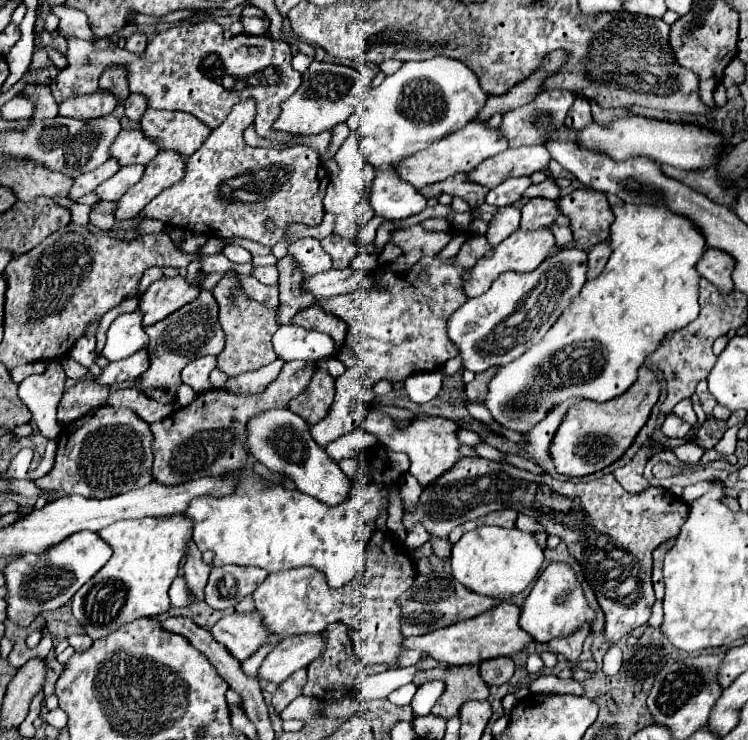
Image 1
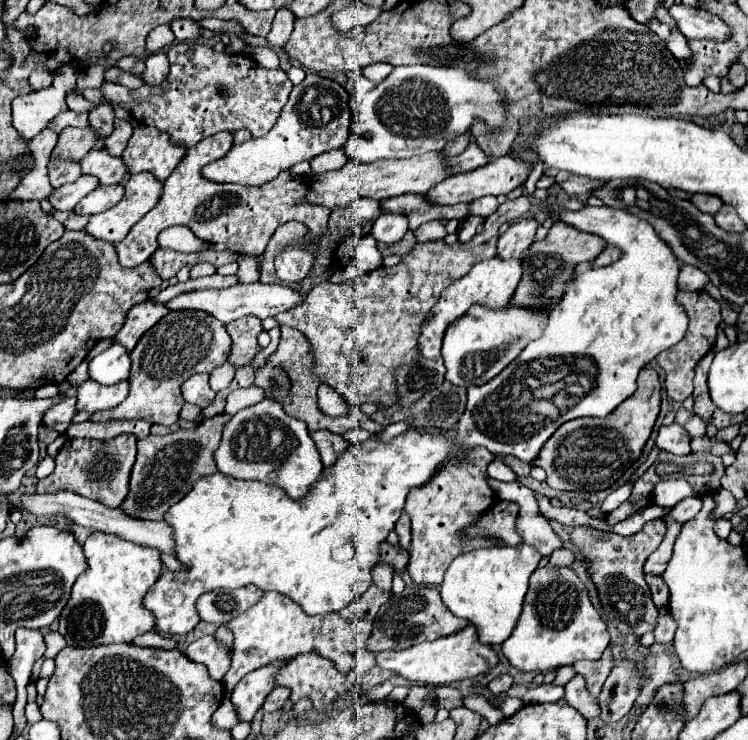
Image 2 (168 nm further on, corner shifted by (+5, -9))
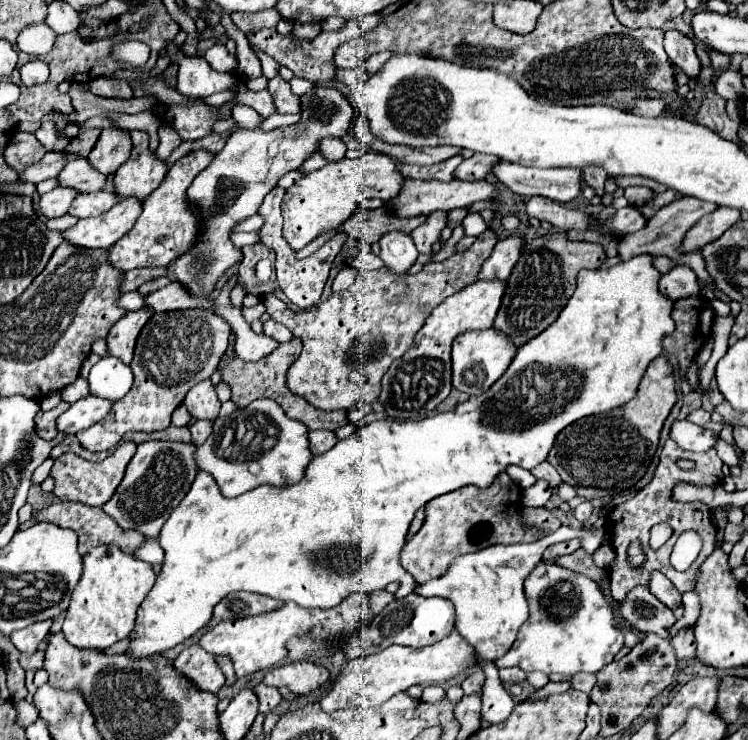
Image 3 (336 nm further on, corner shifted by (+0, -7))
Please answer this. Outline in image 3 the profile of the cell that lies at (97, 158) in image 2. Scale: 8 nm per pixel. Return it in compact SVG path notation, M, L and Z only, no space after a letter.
M68 157L64 169L56 179L60 187L70 187L76 189L78 193L96 193L106 183L106 177L92 169L88 159L84 157Z

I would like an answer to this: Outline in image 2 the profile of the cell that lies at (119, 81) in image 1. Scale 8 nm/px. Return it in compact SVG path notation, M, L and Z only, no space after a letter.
M107 101L95 105L91 109L91 113L89 113L89 125L95 127L95 129L99 129L101 137L111 135L111 131L113 131L113 119L115 119L115 109Z

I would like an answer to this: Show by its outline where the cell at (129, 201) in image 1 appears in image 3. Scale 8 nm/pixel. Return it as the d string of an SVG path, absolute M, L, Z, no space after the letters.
M134 197L122 199L110 211L94 219L80 219L74 227L66 229L62 237L74 247L108 249L132 229L136 217L140 215L140 209L142 203L138 199Z

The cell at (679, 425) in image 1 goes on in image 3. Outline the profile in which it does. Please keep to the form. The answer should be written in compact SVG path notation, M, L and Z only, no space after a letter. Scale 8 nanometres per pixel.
M674 421L670 429L670 437L686 451L708 451L716 447L718 443L718 433L698 427L690 421Z

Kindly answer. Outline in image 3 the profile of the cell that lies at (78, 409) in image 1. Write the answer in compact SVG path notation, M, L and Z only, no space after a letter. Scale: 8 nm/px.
M62 401L56 409L52 409L52 411L48 411L48 413L40 411L40 413L36 415L36 433L38 433L38 437L44 437L44 441L52 441L52 439L56 437L56 419L58 419L68 407L70 407L70 403Z

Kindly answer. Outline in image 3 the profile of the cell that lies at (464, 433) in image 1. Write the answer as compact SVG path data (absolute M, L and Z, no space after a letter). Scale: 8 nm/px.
M510 467L510 469L506 469L508 473L510 473L510 477L522 487L522 489L528 489L528 487L532 487L534 483L536 483L536 477L530 473L530 471L524 471L524 469L520 469L520 467Z

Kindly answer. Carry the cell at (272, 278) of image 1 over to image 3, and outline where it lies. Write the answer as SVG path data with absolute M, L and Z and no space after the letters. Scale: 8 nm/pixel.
M130 291L130 293L122 293L118 299L118 307L124 307L128 311L136 311L144 305L144 295L140 295L138 291Z

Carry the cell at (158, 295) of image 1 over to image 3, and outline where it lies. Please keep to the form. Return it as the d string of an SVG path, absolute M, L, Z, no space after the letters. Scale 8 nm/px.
M138 309L138 311L126 313L118 323L114 323L114 327L106 335L108 355L120 357L126 365L130 365L138 333L150 317L152 317L150 309Z

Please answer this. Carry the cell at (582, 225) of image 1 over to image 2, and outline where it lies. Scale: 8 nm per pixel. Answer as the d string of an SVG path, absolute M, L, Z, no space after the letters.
M555 221L553 227L549 229L547 237L539 243L533 243L529 247L529 253L523 257L523 279L521 279L515 295L511 297L511 305L549 307L551 303L555 303L561 297L565 281L571 279L573 267L581 261L593 261L605 249L605 245L607 243L599 235L575 231L575 227L571 227L571 225L563 225L561 221Z

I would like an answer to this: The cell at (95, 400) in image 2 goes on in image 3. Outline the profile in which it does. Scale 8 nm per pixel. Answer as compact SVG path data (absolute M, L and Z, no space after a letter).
M88 395L84 399L76 401L74 405L70 405L70 409L60 415L60 419L56 421L58 433L76 435L78 431L88 429L90 425L98 423L100 417L104 417L110 409L112 409L110 401L94 397L94 395Z

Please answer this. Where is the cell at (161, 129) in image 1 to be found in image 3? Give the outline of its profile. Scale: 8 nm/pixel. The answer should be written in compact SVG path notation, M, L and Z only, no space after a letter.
M130 131L132 137L132 155L130 159L116 171L114 175L114 193L120 199L138 197L146 199L166 177L168 167L148 149L148 133L146 131Z

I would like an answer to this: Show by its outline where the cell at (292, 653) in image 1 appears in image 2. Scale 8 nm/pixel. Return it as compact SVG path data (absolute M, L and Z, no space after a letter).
M275 661L275 663L269 663L267 667L251 671L233 689L231 701L241 721L251 721L253 715L259 711L259 707L275 687L275 675L279 675L281 665L283 665L281 661Z

